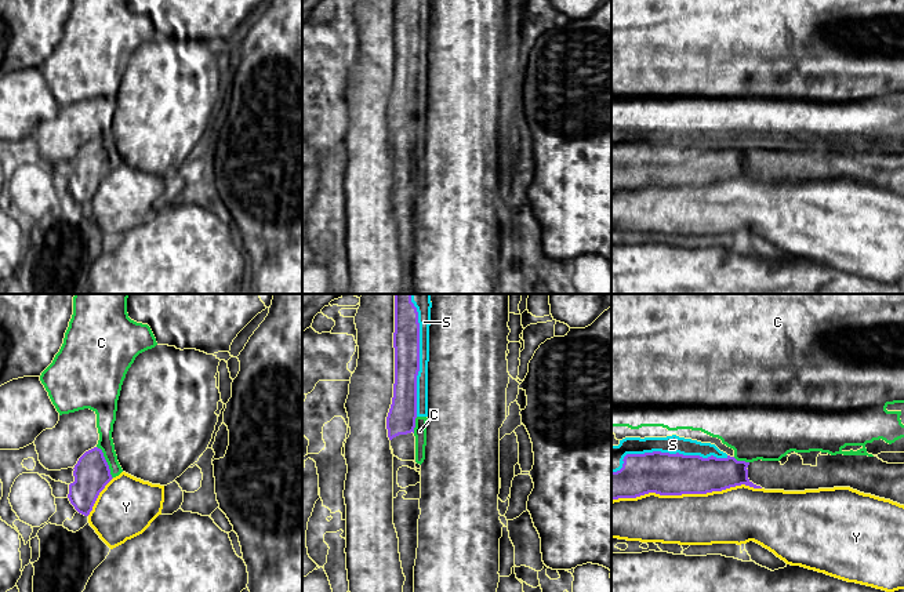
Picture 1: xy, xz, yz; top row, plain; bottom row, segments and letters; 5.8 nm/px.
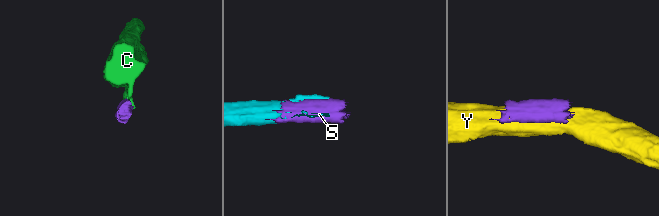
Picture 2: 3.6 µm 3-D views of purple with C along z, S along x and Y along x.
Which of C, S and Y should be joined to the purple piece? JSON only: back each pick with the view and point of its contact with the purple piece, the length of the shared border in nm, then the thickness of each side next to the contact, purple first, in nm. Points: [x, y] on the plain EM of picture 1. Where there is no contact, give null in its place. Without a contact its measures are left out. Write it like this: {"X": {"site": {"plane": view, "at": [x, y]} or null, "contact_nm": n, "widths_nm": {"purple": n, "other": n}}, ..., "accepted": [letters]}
{"S": {"site": {"plane": "yz", "at": [665, 144]}, "contact_nm": 700, "widths_nm": {"purple": 240, "other": 110}}, "accepted": ["S"]}

